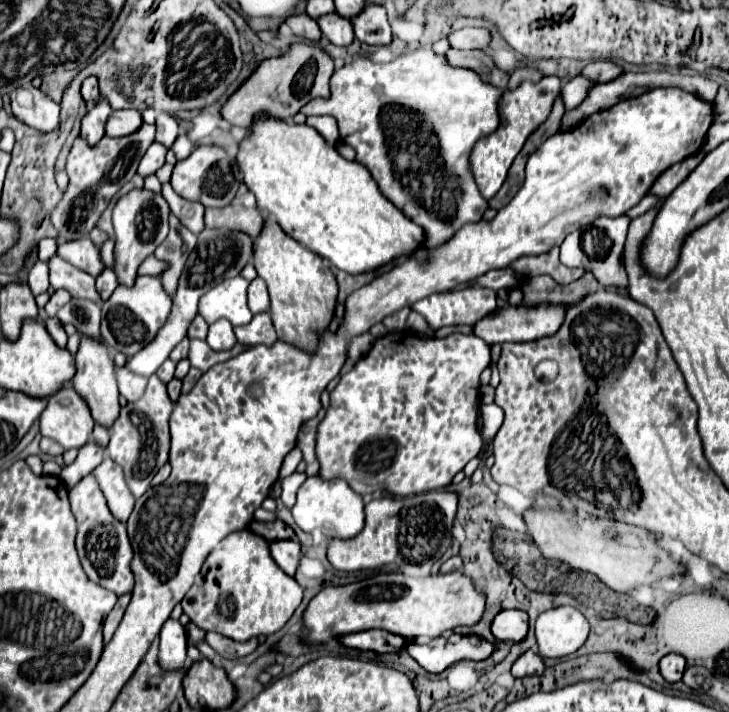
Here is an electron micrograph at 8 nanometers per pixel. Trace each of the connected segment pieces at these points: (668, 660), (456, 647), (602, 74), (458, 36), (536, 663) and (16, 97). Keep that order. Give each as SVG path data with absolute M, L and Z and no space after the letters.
M670 653L666 657L660 659L660 673L666 681L670 683L676 683L682 679L682 673L686 669L686 659L682 655L676 655L676 653Z
M452 635L450 639L436 637L426 645L410 643L406 647L408 655L414 657L430 673L442 673L450 665L464 659L484 661L494 653L494 649L494 643L484 641L478 635Z
M596 61L596 63L588 63L584 69L582 69L582 75L588 77L590 81L594 81L596 85L598 83L606 83L606 81L612 81L614 77L618 77L622 73L620 67L616 67L614 63L604 63L604 61Z
M466 27L466 29L454 31L448 39L450 39L450 45L456 49L488 49L492 35L484 27Z
M526 651L512 667L512 675L514 677L526 677L526 675L542 675L546 669L544 659L534 653L534 651Z
M18 87L10 93L12 113L16 119L38 129L40 133L56 131L60 125L60 107L36 87Z

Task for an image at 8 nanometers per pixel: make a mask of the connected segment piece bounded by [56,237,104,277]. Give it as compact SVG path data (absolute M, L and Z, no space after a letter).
M88 237L60 243L56 255L94 277L100 275L100 271L104 269L102 261L100 261L100 249L94 243L90 243Z

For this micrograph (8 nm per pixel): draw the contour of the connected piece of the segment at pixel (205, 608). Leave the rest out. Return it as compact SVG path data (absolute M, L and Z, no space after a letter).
M242 529L226 535L216 549L212 549L194 585L182 599L182 607L190 621L204 631L218 631L230 639L246 641L282 629L300 601L300 585L276 567L268 541L260 535L252 535L250 529Z

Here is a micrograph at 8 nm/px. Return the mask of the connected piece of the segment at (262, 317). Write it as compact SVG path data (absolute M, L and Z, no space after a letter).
M270 313L254 315L248 325L236 327L234 333L242 345L258 345L258 343L272 345L276 341L276 331L274 331Z

